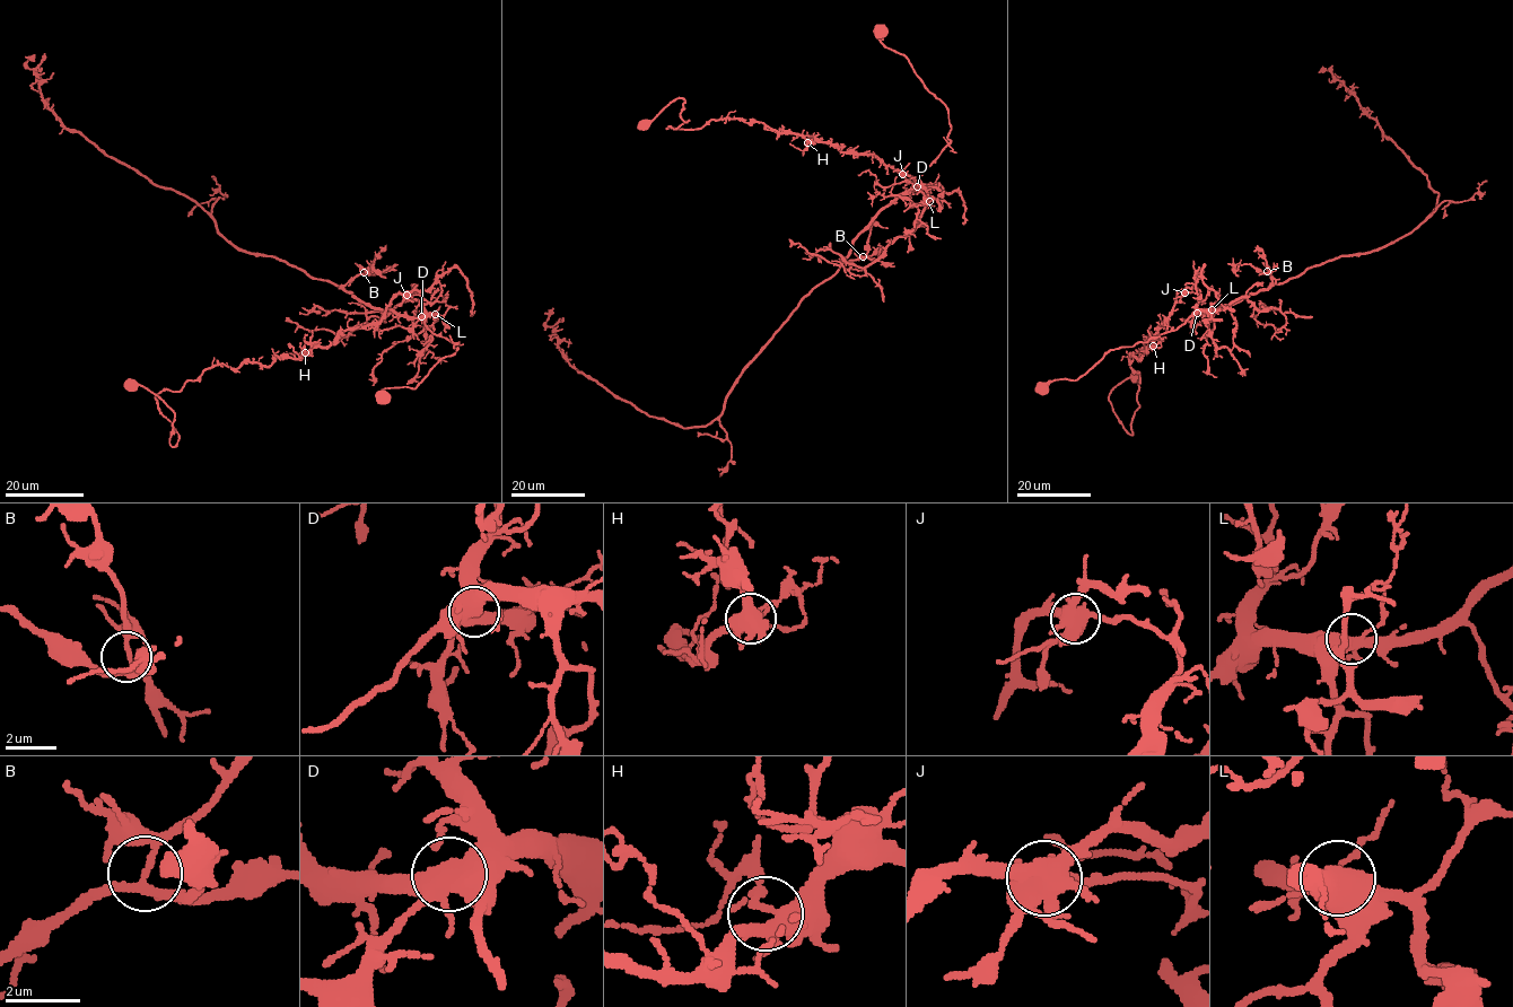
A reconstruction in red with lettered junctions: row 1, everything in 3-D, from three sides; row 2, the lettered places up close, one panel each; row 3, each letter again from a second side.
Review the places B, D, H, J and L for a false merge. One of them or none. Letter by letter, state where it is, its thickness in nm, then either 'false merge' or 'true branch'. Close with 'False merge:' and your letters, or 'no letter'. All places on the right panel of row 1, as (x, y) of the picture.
B: at (1267, 271); 200 nm thick; true branch
D: at (1197, 313); 480 nm thick; true branch
H: at (1153, 346); 340 nm thick; true branch
J: at (1184, 292); 600 nm thick; false merge
L: at (1212, 309); 440 nm thick; true branch
False merge: J

